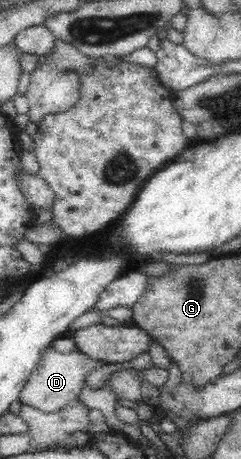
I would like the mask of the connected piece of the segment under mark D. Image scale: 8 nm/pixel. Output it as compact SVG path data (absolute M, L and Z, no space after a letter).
M50 347L42 351L40 362L35 366L29 379L22 387L19 400L46 413L55 413L70 403L74 403L81 394L85 378L89 375L83 364L90 365L91 372L103 367L104 362L92 361L78 349L61 353Z

